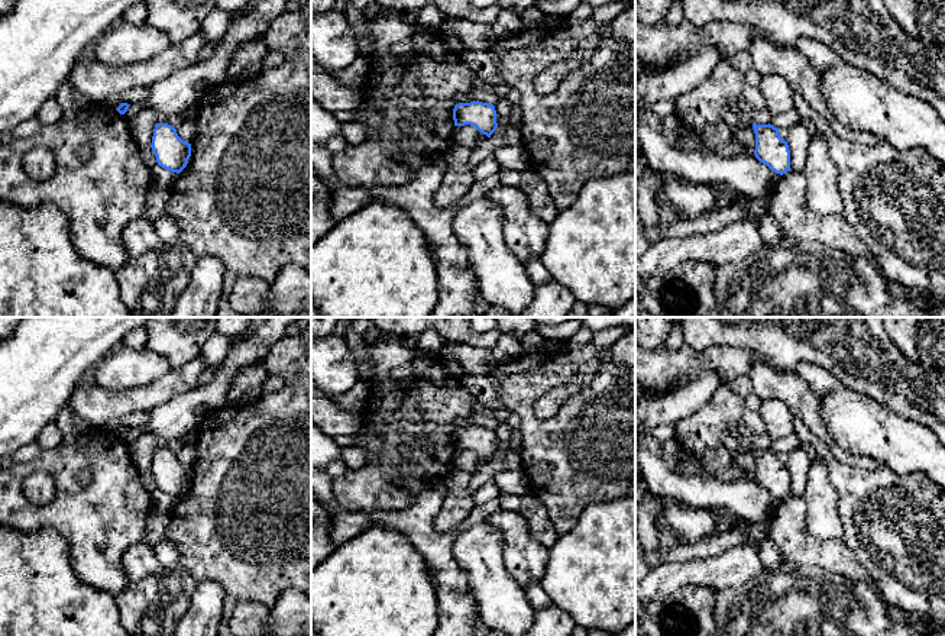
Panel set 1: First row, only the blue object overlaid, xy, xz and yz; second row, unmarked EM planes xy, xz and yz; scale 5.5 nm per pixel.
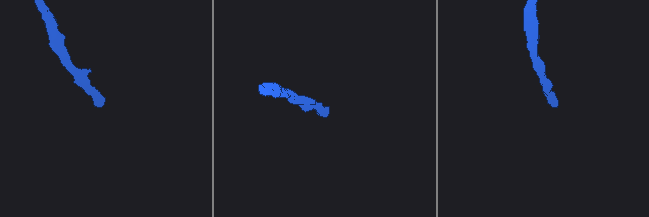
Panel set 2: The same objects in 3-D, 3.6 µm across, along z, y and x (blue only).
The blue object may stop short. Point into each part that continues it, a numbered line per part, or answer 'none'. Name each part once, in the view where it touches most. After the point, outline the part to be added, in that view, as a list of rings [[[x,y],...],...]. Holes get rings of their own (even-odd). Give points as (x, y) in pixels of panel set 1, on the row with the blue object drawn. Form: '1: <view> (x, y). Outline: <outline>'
none

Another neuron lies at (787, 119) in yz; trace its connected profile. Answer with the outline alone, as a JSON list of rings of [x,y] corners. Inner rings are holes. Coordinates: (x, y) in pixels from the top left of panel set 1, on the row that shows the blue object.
[[[790,110],[784,114],[776,114],[771,117],[770,125],[774,127],[792,126],[793,123],[802,123],[808,127],[810,135],[816,135],[819,132],[816,123],[808,117],[799,116],[794,110]]]

